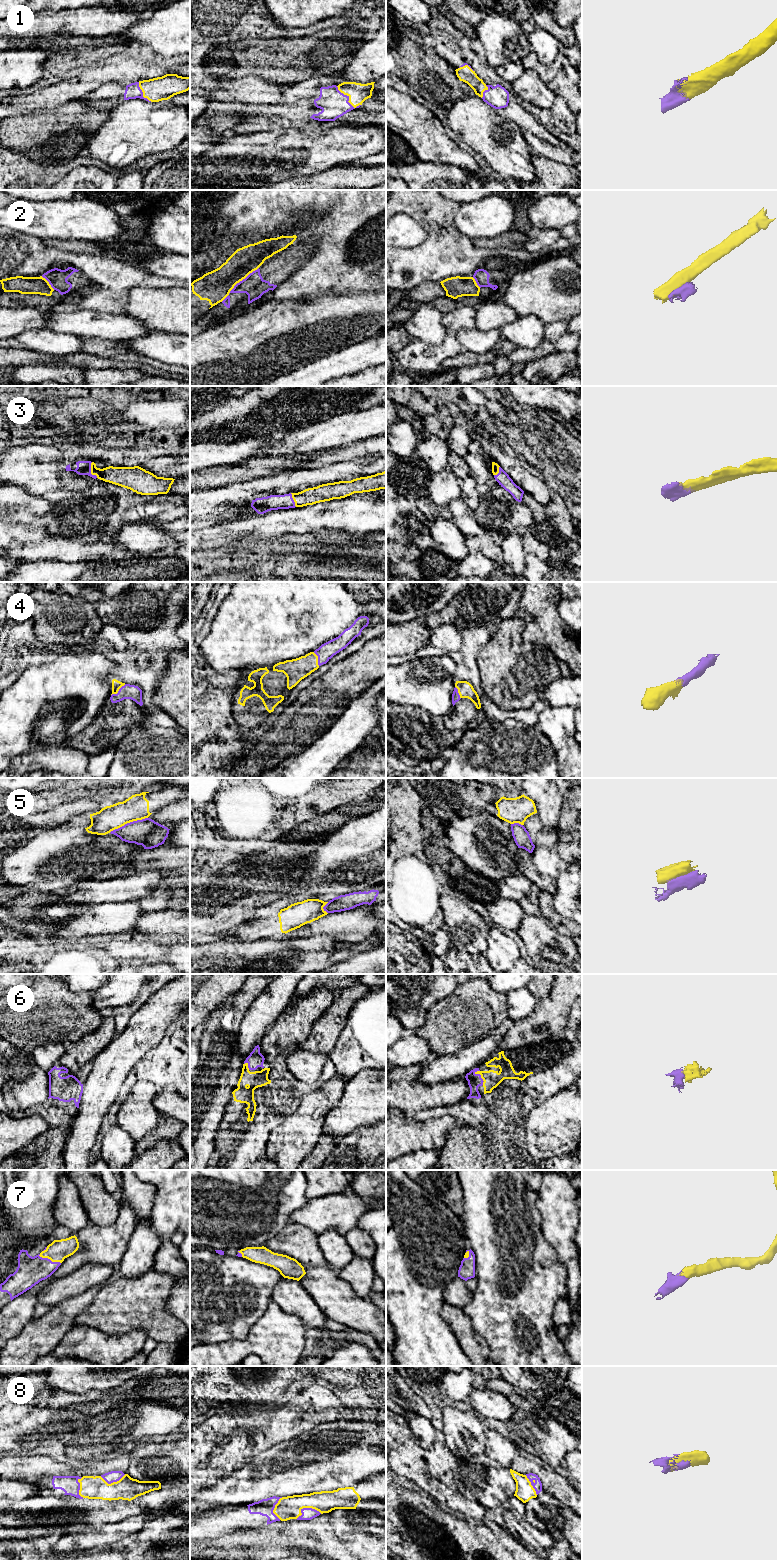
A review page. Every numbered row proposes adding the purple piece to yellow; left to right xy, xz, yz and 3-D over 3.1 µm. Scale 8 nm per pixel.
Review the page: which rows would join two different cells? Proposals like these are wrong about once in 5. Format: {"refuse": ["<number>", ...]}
{"refuse": ["2", "5"]}

